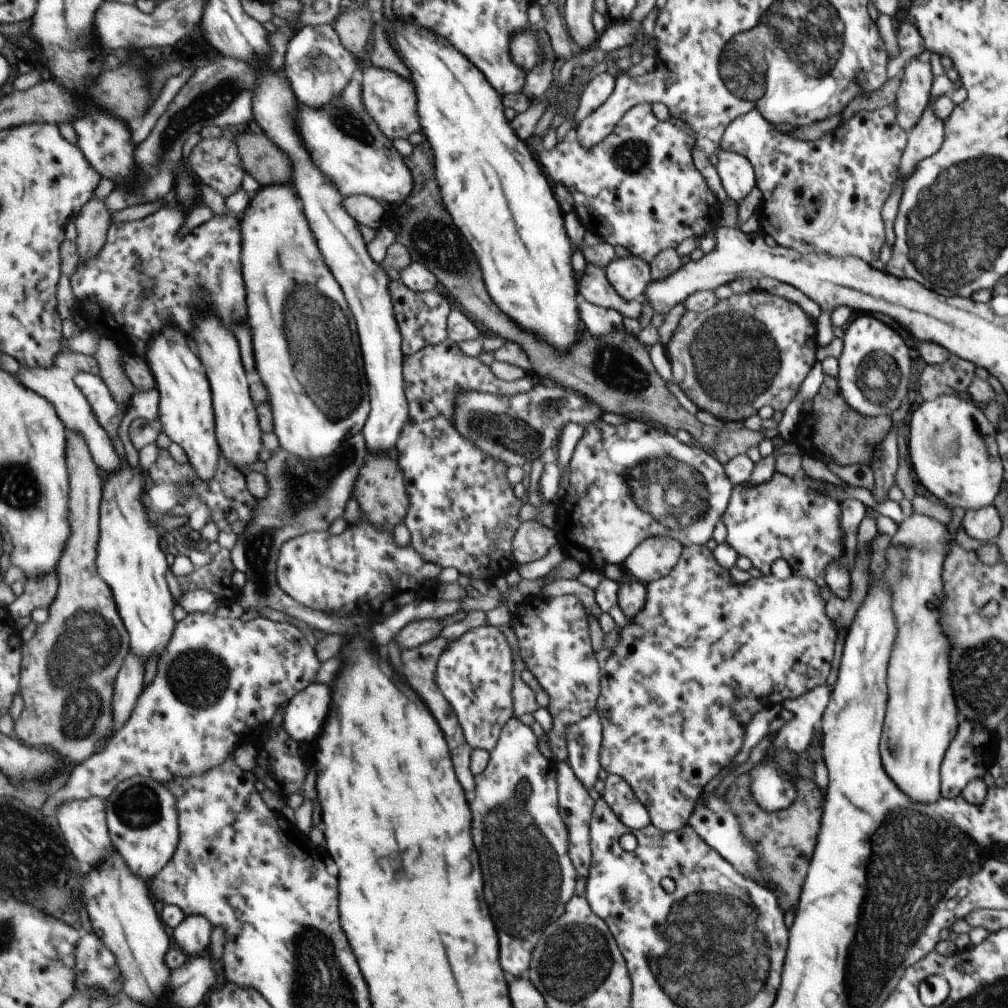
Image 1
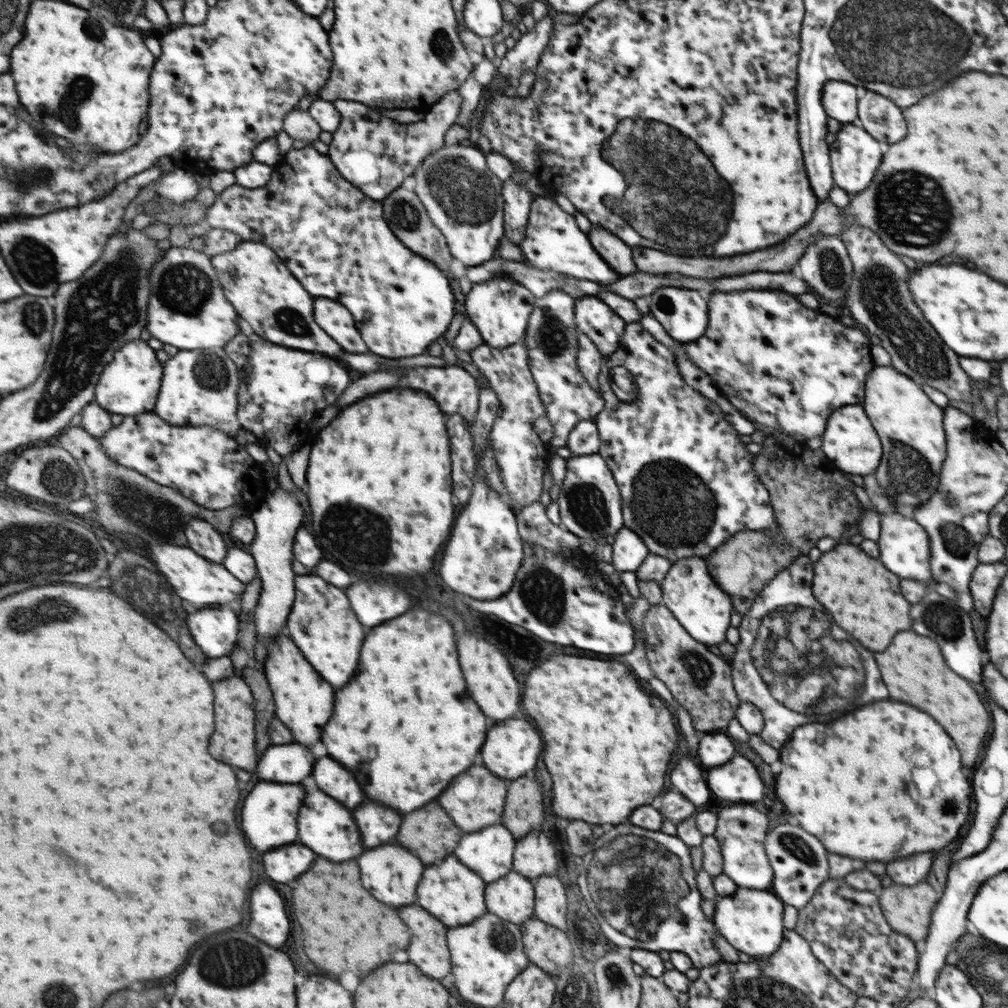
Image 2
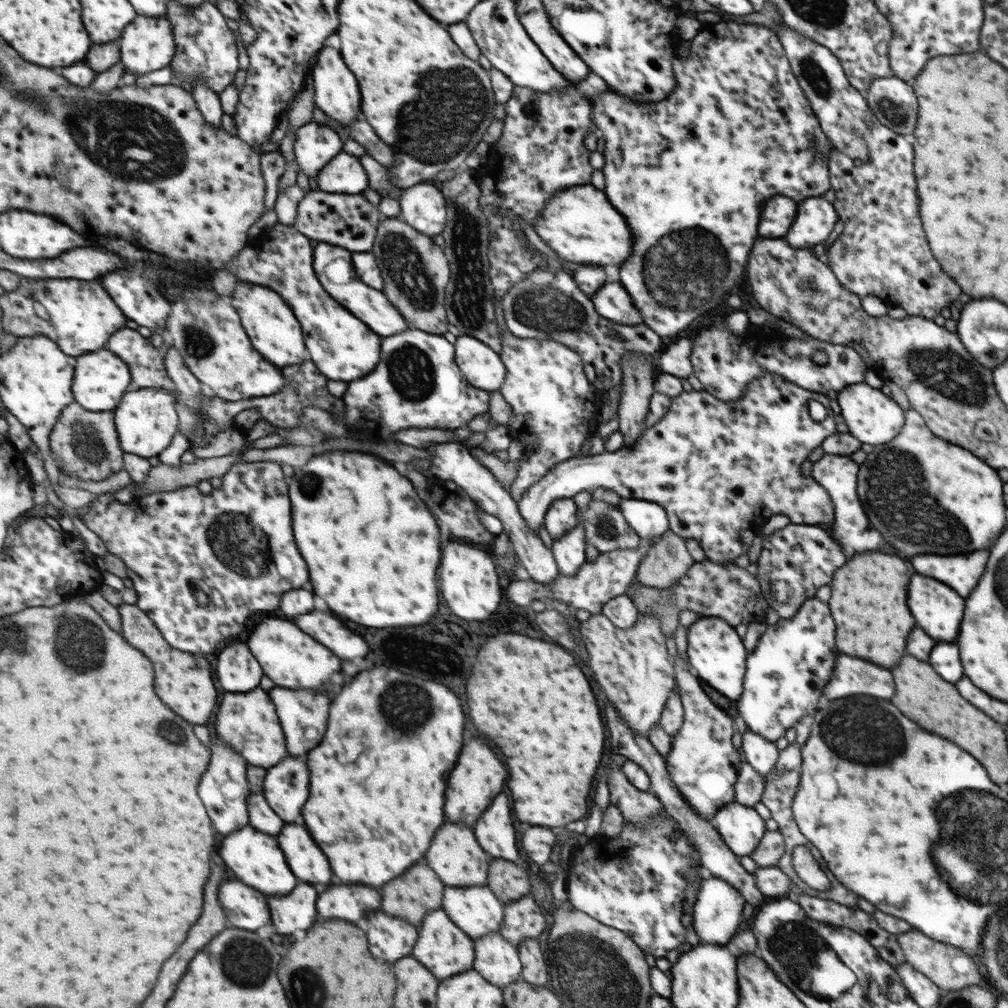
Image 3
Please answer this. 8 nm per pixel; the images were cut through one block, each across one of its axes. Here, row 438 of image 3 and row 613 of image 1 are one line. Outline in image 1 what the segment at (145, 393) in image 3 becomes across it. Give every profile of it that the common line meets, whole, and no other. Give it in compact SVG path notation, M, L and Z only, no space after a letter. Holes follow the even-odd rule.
M125 460L123 470L109 474L103 490L101 502L101 542L97 568L101 578L109 582L113 594L117 598L117 606L121 610L121 618L125 618L125 626L131 634L131 652L143 658L145 662L151 656L157 656L157 664L167 654L173 634L177 630L175 606L169 584L167 584L167 552L163 552L163 536L159 534L159 526L155 524L149 512L147 492L149 476L145 472L137 472L133 464Z

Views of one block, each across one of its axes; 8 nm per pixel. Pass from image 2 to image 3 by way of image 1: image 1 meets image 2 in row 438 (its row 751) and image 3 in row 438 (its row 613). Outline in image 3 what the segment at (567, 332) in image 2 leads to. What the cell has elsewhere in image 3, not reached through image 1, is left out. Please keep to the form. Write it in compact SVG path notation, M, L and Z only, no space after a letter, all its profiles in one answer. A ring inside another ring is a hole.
M509 332L501 336L501 362L505 364L507 378L501 386L501 396L511 406L509 438L521 440L523 454L519 458L517 476L511 484L511 498L519 500L527 488L537 484L549 468L575 458L587 434L595 428L595 414L603 402L593 394L589 378L585 376L581 356L571 348L553 340L525 340Z

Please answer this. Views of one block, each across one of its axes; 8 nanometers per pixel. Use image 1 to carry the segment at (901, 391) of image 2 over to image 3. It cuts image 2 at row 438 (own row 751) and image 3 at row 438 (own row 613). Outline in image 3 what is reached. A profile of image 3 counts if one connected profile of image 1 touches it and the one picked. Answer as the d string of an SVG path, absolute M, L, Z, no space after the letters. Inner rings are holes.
M911 408L905 412L901 436L889 444L873 446L865 462L861 462L861 500L865 500L865 508L869 508L869 520L877 524L879 532L885 532L885 536L893 540L893 548L905 554L959 556L991 548L1007 524L1003 484L993 466L985 464L973 452L937 438L923 416Z

